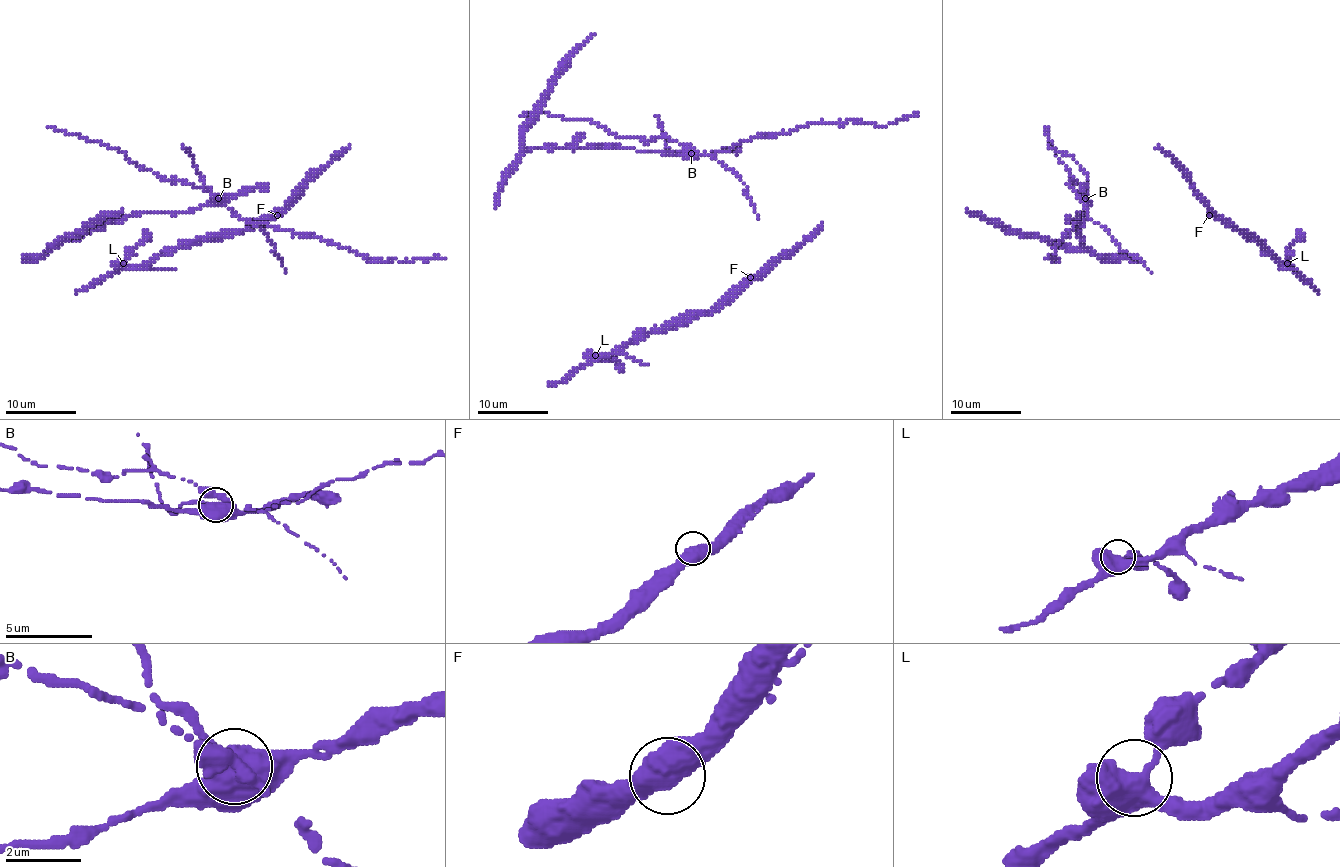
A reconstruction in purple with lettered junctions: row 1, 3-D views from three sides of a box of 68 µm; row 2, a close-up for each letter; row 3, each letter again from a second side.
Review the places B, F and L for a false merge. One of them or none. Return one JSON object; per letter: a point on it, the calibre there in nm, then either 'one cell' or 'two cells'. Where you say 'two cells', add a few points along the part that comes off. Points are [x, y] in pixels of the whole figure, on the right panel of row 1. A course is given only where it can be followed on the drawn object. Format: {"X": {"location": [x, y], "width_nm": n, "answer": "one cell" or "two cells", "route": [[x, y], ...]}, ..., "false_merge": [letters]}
{"B": {"location": [1085, 198], "width_nm": 550, "answer": "two cells", "route": [[1085, 199], [1088, 217], [1085, 222], [1076, 224], [1058, 241], [1053, 261], [1058, 261], [1044, 259]]}, "F": {"location": [1209, 215], "width_nm": 600, "answer": "one cell"}, "L": {"location": [1287, 263], "width_nm": 360, "answer": "one cell"}, "false_merge": ["B"]}

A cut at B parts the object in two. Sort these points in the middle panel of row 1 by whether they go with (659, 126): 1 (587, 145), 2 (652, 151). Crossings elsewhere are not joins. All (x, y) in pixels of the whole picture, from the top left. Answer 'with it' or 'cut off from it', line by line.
1: cut off from it
2: cut off from it

